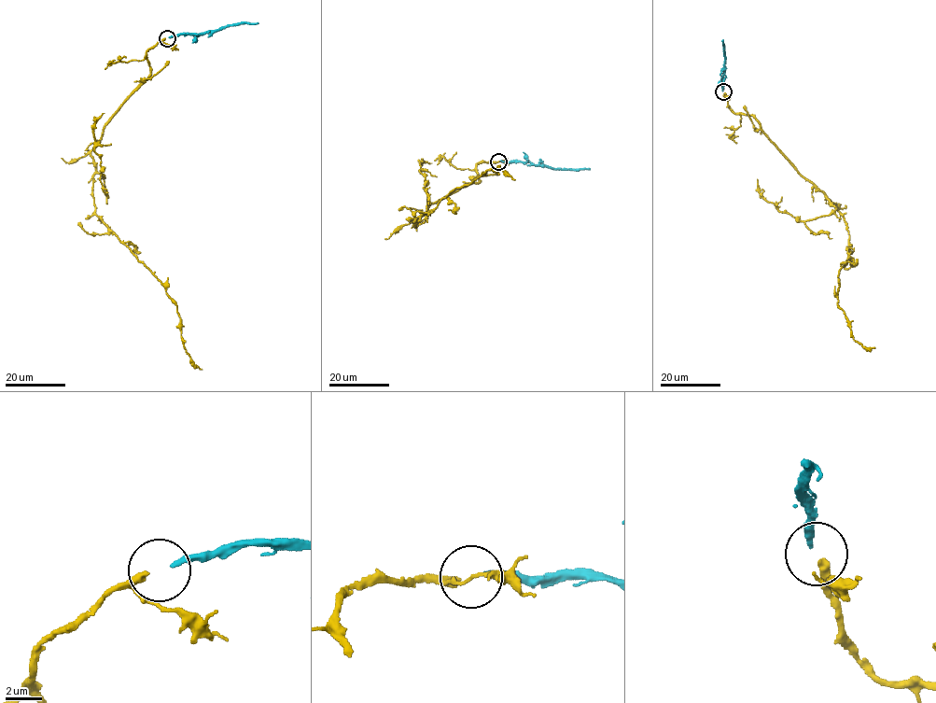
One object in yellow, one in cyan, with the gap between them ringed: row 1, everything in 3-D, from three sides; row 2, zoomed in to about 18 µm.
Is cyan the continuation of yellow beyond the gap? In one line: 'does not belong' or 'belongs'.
belongs

